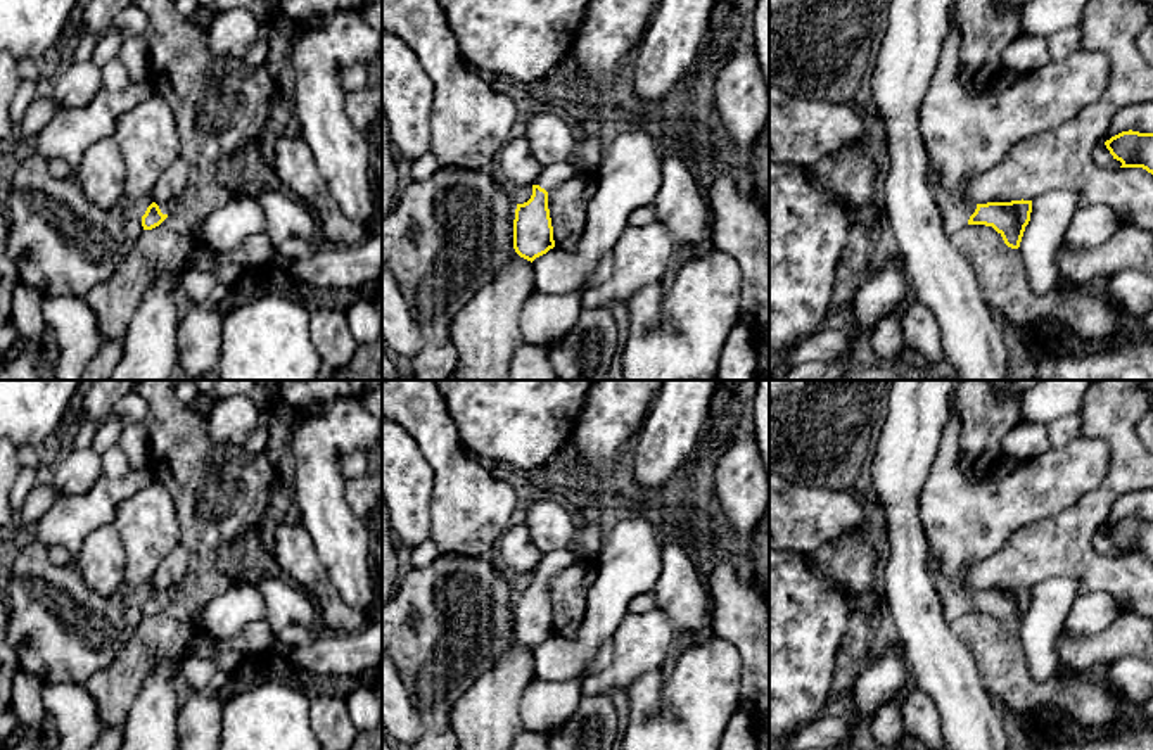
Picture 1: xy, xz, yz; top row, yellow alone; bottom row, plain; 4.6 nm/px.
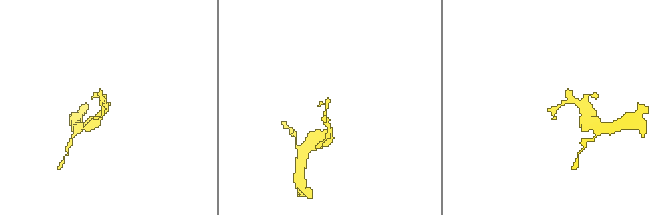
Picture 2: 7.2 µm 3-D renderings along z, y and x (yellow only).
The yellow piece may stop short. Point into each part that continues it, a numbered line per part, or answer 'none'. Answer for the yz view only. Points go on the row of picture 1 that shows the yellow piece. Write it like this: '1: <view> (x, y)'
1: yz (955, 211)

